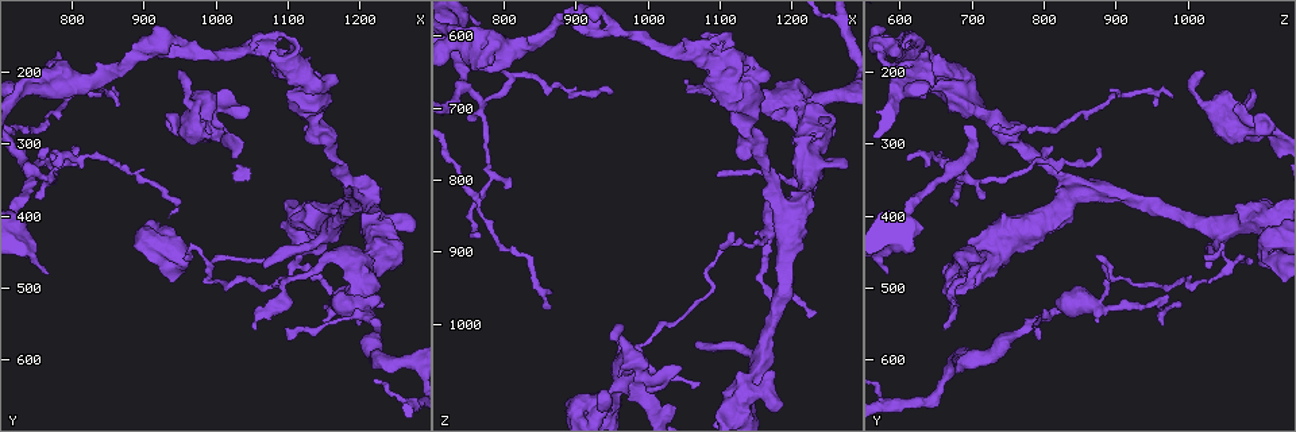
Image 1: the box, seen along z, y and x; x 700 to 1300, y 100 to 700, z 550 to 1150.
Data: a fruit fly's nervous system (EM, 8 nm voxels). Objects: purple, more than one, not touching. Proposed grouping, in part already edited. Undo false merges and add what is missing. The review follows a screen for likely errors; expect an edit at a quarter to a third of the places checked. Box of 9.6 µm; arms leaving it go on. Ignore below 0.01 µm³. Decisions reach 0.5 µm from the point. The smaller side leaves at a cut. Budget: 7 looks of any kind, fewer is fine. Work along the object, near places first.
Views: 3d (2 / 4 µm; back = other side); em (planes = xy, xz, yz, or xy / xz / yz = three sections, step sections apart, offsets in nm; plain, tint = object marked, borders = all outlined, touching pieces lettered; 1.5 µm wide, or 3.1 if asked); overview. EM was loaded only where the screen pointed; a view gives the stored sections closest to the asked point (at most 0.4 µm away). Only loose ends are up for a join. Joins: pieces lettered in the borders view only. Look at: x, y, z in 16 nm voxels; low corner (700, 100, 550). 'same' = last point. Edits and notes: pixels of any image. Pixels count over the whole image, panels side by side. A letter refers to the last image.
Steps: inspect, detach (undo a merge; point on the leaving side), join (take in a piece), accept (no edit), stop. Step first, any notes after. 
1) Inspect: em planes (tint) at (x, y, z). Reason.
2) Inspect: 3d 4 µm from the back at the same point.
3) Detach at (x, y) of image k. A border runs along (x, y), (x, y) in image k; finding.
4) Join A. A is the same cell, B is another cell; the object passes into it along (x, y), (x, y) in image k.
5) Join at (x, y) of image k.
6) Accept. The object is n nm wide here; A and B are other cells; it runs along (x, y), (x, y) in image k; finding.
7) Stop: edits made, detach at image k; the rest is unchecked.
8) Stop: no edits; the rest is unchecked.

Inspect: em planes (borders) at (775, 185, 635). Free end.

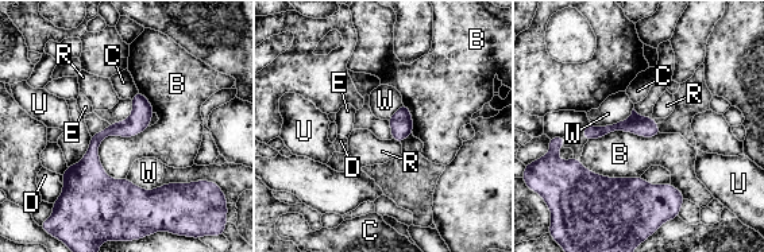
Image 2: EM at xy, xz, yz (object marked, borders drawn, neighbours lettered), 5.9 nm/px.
Accept. The longest contact is with W, 460 nm; B, C, D, E, R, U and W are other cells; a border runs along (149, 126), (100, 143), (112, 179) in image 2; none of them fits.

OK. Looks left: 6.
Inspect: 3d 2 µm from the back at (805, 300, 810). Tapers out.

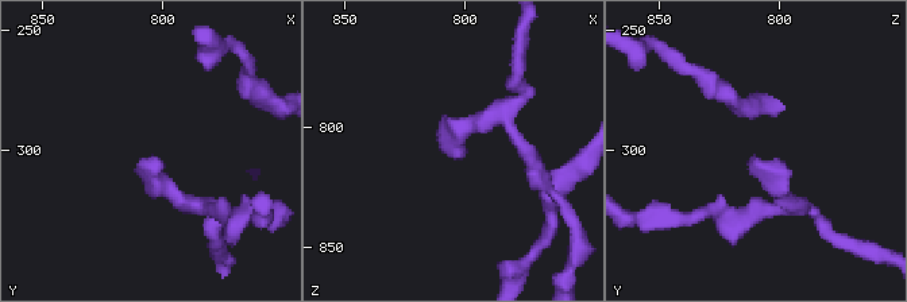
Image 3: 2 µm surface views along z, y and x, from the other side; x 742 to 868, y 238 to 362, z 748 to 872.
Inspect: em xz step 4 (borders) at (803, 302, 812).

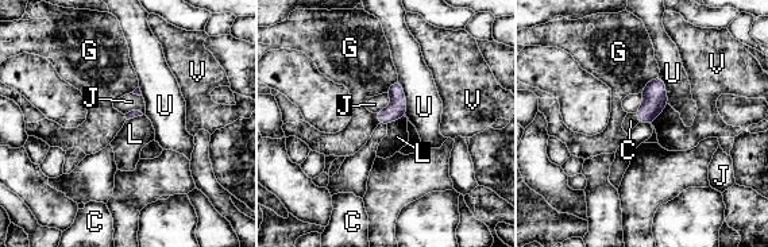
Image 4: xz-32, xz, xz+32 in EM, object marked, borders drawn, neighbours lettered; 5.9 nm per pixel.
Accept. C, G, J, L, U and V are other cells; none of them fits.

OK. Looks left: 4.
Inspect: em xy step 4 (tint) at (955, 380, 680).

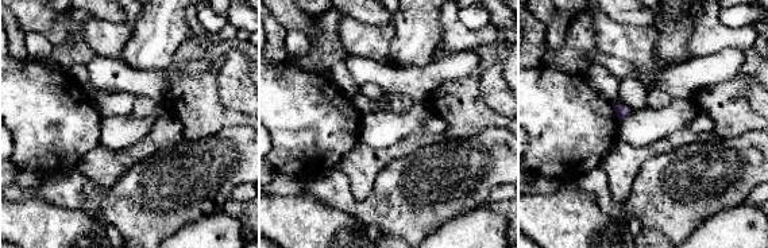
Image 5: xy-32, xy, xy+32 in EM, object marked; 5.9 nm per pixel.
Inspect: em xy step 4 (borders) at the same point. See the neighbours.

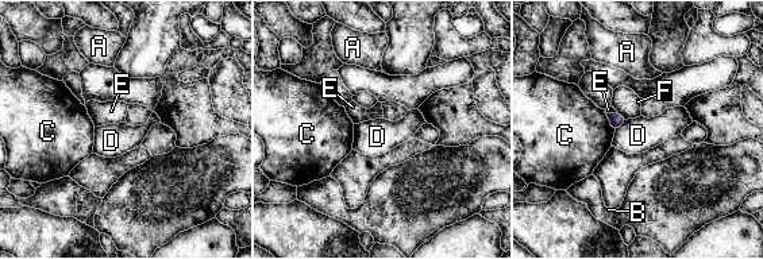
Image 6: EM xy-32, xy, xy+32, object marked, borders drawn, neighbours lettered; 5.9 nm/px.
Accept. The longest contact is with C, 140 nm; A, B, C, D, E and F are other cells; no lettered piece goes on from it.

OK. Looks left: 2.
Stop: no edits; the rest is unchecked.

